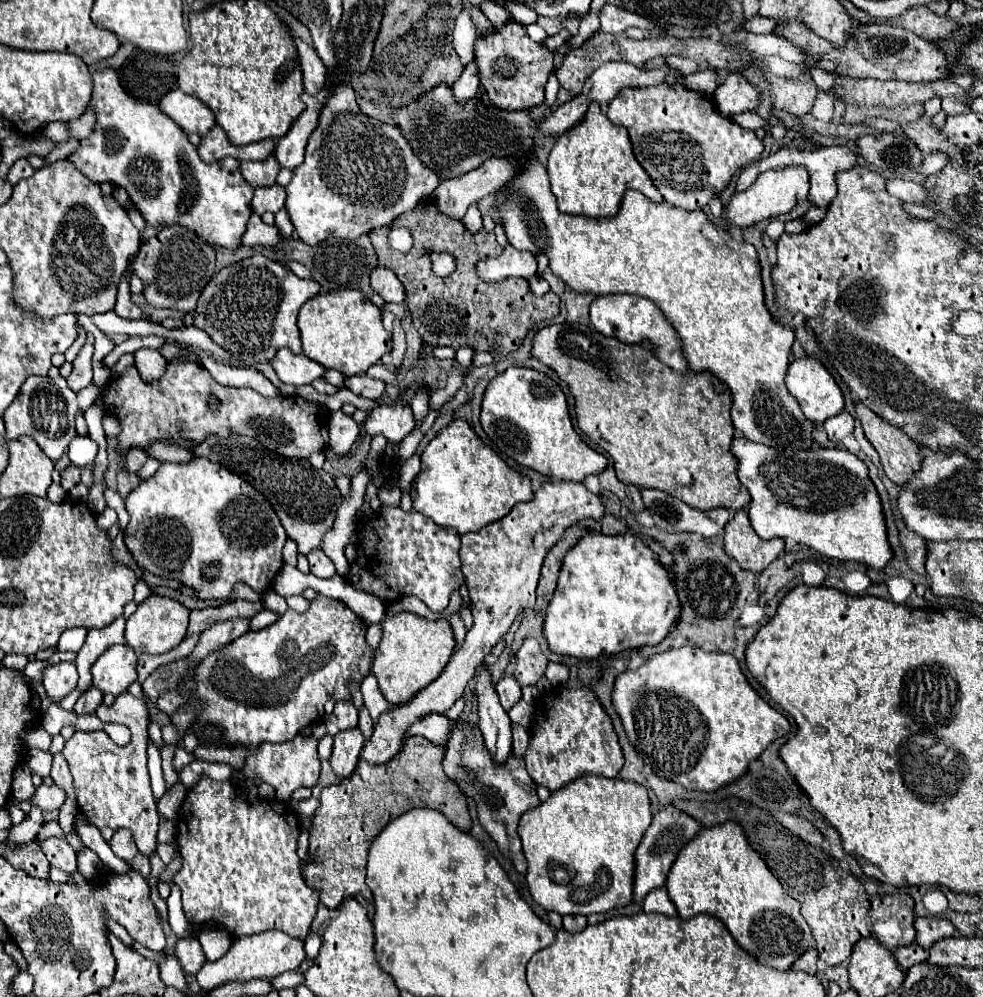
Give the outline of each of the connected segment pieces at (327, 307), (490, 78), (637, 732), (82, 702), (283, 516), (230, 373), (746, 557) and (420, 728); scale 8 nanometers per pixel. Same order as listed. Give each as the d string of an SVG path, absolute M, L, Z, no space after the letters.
M335 290L313 296L301 306L297 326L303 340L303 354L345 376L365 374L391 350L391 336L381 324L381 310L357 290Z
M509 22L493 36L477 40L475 58L479 66L481 86L487 90L491 102L505 110L527 110L539 106L545 98L545 84L553 70L553 54L539 42L527 36L527 30L519 22Z
M681 646L655 654L639 670L619 674L613 688L613 706L623 720L627 738L659 778L703 792L715 792L743 776L749 762L757 760L773 740L791 730L789 720L753 690L735 656L705 652L699 646Z
M89 688L81 694L81 698L77 700L73 710L75 710L75 714L95 714L95 708L97 708L97 704L101 704L101 700L103 700L103 694L97 692L95 688Z
M235 434L229 438L207 436L201 444L193 446L191 452L233 470L233 474L245 478L245 482L259 490L271 502L287 536L297 542L299 554L309 554L311 550L321 548L321 538L333 528L333 518L337 518L337 506L343 498L335 480L325 470L313 470L309 460L287 460L275 452L271 456L271 452L255 442L255 438Z
M197 354L203 368L209 370L209 374L223 386L231 386L231 388L241 388L241 386L249 386L253 390L257 390L259 394L267 396L267 398L275 398L281 396L279 390L255 368L235 368L235 366L225 366L221 362L215 362L209 356Z
M737 510L725 526L725 552L739 562L741 568L751 572L765 570L779 554L783 554L785 542L781 538L761 540L749 524L747 510Z
M427 714L425 718L421 718L421 720L413 722L413 726L409 726L407 736L423 736L423 738L429 738L433 744L443 746L451 732L449 722L451 720L447 720L443 714Z

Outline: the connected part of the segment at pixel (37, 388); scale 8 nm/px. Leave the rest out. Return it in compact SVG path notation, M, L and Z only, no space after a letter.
M29 376L21 386L21 392L13 400L13 404L3 414L7 426L7 438L17 438L27 434L55 462L69 448L71 440L77 438L77 430L75 430L77 412L85 412L93 404L95 396L97 396L97 386L93 382L81 392L73 392L63 376L57 378Z

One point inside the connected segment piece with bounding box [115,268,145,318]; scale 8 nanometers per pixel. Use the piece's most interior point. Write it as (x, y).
(125, 308)

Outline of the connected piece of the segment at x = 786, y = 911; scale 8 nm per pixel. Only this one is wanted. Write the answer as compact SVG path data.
M737 822L703 828L691 842L687 842L687 846L681 848L671 866L671 872L667 876L667 892L683 920L689 920L697 914L711 914L719 918L727 926L735 942L763 966L789 970L791 964L799 956L803 956L807 946L813 942L811 928L799 914L799 902L789 896L773 876L773 872L767 870L765 860L749 846L749 840L745 838L745 832L741 830L741 826L737 826Z

